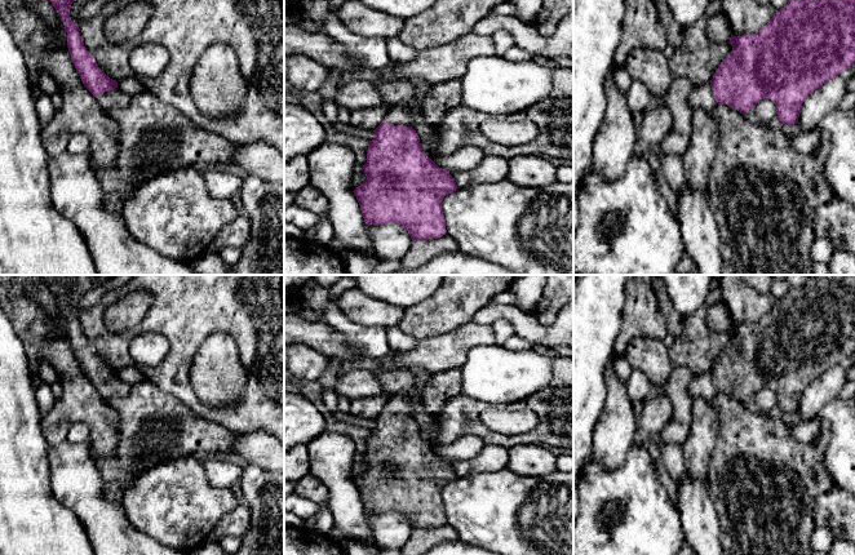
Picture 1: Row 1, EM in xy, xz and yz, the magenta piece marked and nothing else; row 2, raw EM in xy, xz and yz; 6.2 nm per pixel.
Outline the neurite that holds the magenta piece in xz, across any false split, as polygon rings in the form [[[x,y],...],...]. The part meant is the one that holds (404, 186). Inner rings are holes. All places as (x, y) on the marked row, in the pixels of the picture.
[[[412,80],[416,99],[413,103],[391,105],[385,120],[373,130],[367,163],[363,165],[367,179],[353,192],[360,205],[367,225],[402,225],[412,241],[425,241],[446,235],[442,201],[458,187],[446,169],[439,168],[421,148],[420,138],[412,128],[416,115],[422,111],[422,99],[431,83]]]

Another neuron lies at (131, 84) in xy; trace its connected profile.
[[[133,75],[119,80],[118,88],[124,88],[128,94],[137,94],[141,90],[141,83],[138,80],[138,76]]]

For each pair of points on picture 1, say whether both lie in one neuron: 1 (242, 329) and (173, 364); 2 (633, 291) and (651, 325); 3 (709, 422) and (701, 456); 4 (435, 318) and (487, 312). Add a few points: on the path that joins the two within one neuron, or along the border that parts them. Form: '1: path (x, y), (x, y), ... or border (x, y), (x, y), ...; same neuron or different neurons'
1: path (224, 324), (208, 324), (186, 346); same neuron
2: path (641, 300), (642, 316); same neuron
3: path (704, 430), (701, 448); same neuron
4: border (490, 302), (472, 320); different neurons

